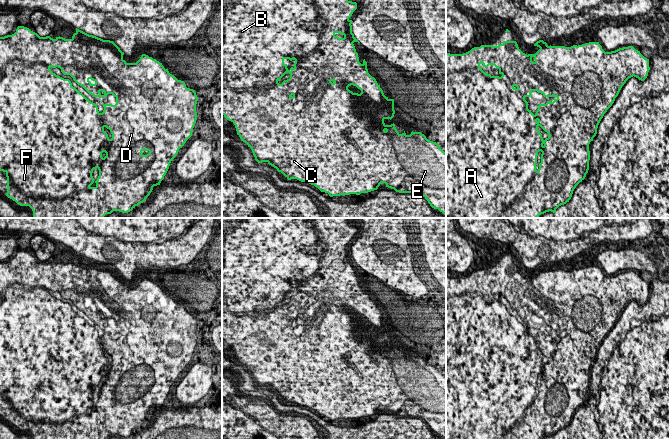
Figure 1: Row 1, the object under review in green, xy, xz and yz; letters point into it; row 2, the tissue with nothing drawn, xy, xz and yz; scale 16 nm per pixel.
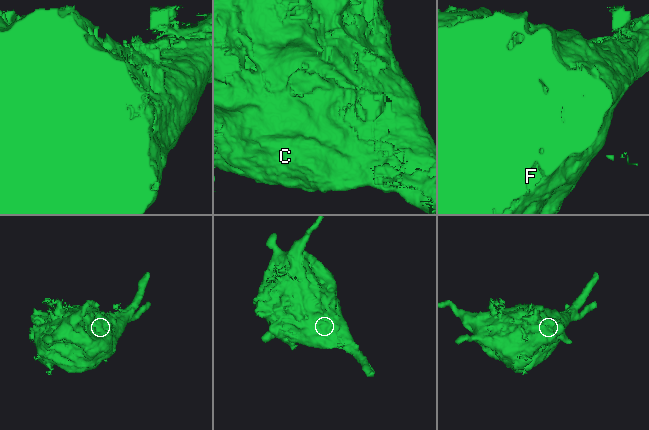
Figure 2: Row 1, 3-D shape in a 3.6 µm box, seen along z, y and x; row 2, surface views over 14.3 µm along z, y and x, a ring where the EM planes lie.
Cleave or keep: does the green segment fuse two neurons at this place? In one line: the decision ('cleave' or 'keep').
keep

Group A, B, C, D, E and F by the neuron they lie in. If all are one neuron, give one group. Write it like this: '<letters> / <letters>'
A B C D E F

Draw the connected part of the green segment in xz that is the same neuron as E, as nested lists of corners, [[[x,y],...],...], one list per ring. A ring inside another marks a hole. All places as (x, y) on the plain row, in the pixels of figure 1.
[[[222,218],[222,339],[229,345],[231,345],[236,352],[237,359],[240,361],[241,365],[245,366],[248,371],[251,372],[255,384],[258,387],[267,386],[269,389],[281,396],[288,404],[297,403],[301,406],[306,406],[317,411],[321,416],[328,417],[330,421],[340,420],[340,419],[350,419],[361,417],[368,417],[377,414],[381,407],[385,407],[386,411],[394,413],[399,417],[415,417],[421,418],[428,425],[430,430],[434,433],[438,433],[444,439],[446,439],[446,377],[440,372],[439,368],[430,365],[421,356],[411,356],[407,359],[405,355],[400,358],[395,352],[395,348],[386,349],[384,347],[385,343],[392,343],[395,338],[394,334],[394,323],[389,323],[383,317],[380,309],[377,307],[376,303],[368,297],[367,286],[365,283],[361,288],[359,286],[358,277],[356,276],[354,266],[360,267],[352,257],[352,244],[349,242],[352,240],[353,236],[357,233],[357,227],[348,224],[348,218]],[[285,283],[292,285],[295,284],[294,290],[290,293],[287,292],[287,288],[284,287]],[[349,310],[356,310],[361,314],[361,317],[353,317],[348,313]]]

